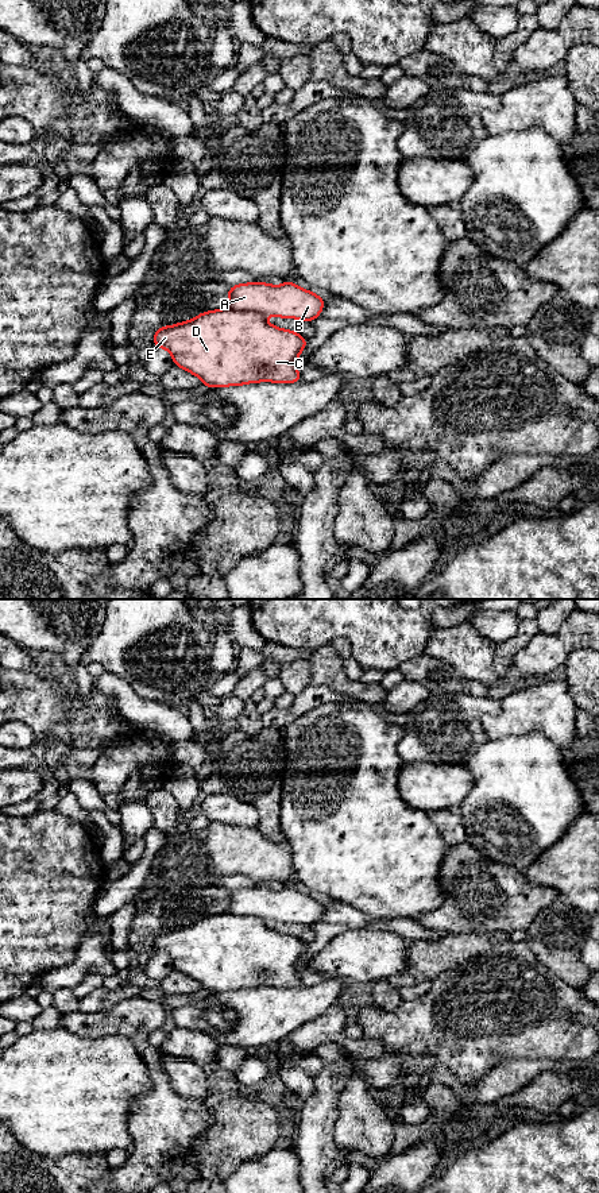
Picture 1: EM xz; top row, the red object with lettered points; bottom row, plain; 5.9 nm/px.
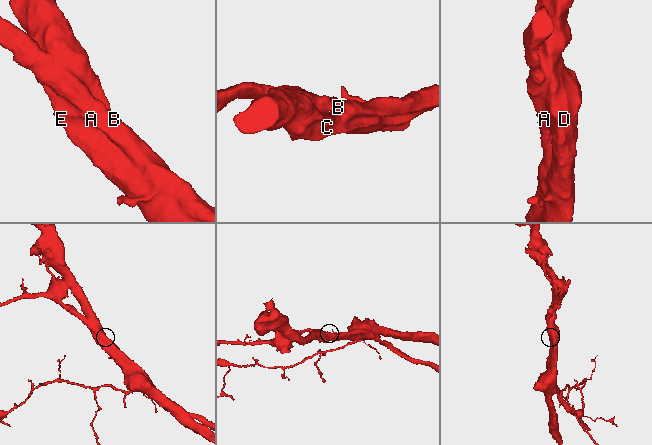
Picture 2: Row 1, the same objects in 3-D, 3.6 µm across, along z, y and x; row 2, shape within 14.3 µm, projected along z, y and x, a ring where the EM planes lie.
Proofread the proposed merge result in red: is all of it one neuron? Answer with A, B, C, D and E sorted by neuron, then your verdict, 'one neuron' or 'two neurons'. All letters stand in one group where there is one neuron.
A B / C D E | two neurons

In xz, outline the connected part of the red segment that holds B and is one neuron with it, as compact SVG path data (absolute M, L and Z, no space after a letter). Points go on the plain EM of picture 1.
M286 885L279 891L263 887L240 888L228 896L228 914L312 926L324 914L324 903Z

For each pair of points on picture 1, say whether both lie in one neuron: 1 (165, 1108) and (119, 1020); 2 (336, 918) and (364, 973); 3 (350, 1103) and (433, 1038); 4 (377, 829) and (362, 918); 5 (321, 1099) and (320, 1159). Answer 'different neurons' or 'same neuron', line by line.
1: same neuron
2: different neurons
3: different neurons
4: different neurons
5: same neuron

